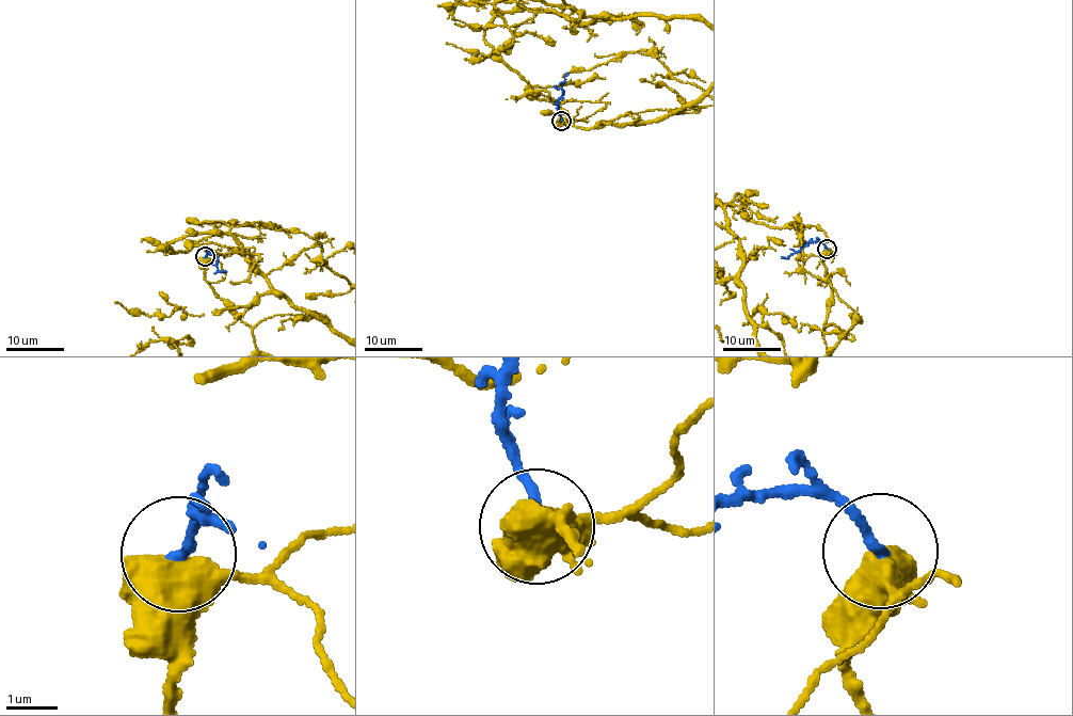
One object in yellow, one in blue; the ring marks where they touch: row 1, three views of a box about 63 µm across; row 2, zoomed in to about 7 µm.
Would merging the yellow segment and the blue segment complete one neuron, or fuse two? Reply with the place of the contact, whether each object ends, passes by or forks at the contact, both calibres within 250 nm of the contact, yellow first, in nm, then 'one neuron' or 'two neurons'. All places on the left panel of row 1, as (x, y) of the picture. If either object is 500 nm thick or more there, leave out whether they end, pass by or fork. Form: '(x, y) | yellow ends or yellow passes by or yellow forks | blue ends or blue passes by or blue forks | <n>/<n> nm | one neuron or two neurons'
(205, 256) | 550/190 nm | two neurons

